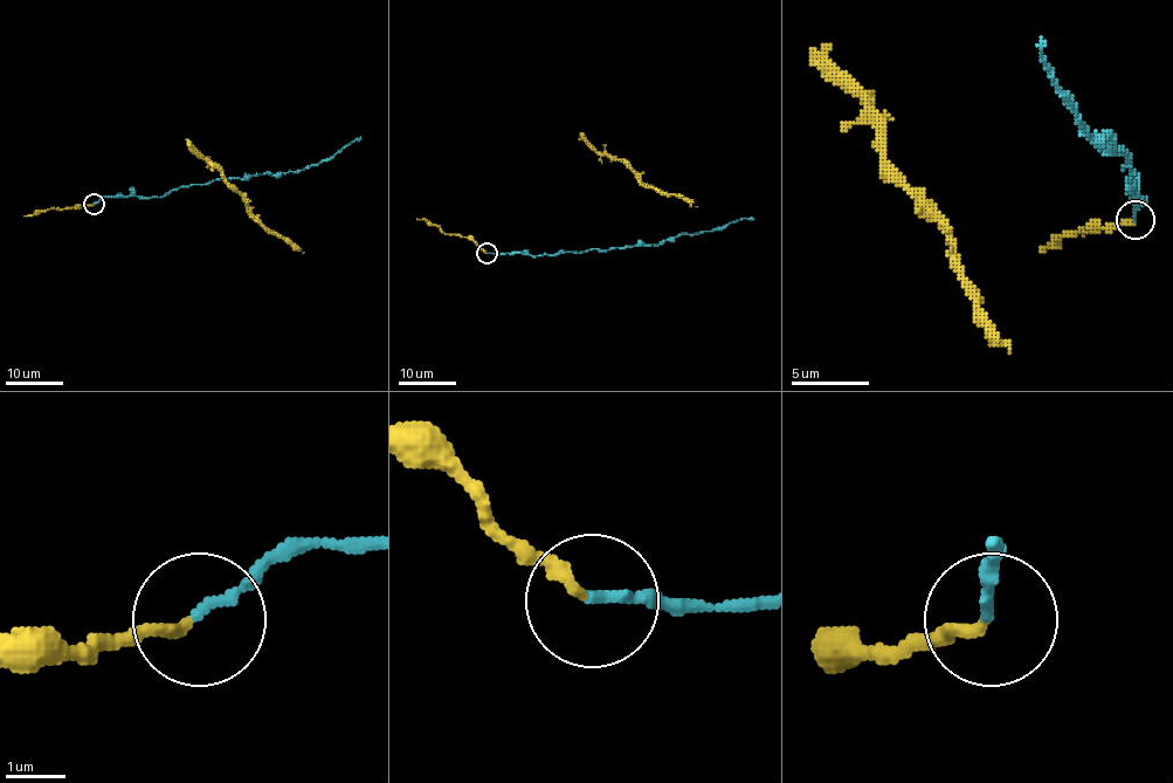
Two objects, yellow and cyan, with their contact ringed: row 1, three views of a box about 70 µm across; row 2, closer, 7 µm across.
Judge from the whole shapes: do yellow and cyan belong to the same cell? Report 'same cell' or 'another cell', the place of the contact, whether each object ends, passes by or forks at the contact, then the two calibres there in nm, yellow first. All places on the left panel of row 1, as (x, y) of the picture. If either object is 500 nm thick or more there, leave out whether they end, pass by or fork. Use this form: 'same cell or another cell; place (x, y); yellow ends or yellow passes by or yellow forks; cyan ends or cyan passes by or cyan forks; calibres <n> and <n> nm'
same cell; place (94, 204); yellow ends; cyan ends; calibres 200 and 160 nm

